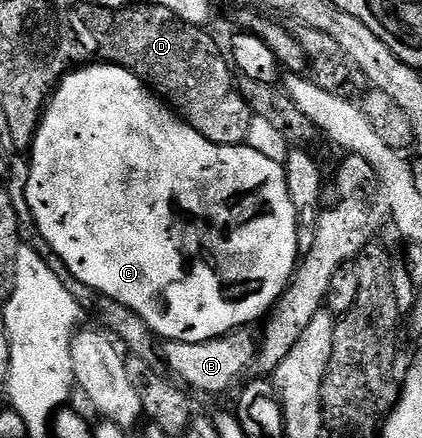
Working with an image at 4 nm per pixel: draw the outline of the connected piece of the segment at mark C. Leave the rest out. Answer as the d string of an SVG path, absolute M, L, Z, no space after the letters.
M91 62L85 66L75 67L59 80L57 88L51 92L45 109L41 113L38 128L34 132L34 140L28 149L28 161L30 173L28 174L26 205L30 211L32 224L38 227L38 232L42 235L41 239L61 258L64 266L68 266L70 273L76 278L80 278L80 282L84 282L84 286L92 286L92 290L96 290L101 296L106 296L114 301L115 304L128 306L133 312L140 314L140 318L144 318L144 322L149 326L150 331L154 333L155 337L161 338L163 341L175 340L176 342L184 342L185 344L188 342L208 342L209 340L216 339L218 336L226 336L229 332L242 330L247 326L254 326L250 324L256 323L255 325L257 325L273 309L274 305L277 304L278 299L281 298L283 292L286 290L287 284L290 283L293 277L296 265L299 263L298 211L296 210L296 206L292 206L292 198L288 194L285 167L276 162L272 162L272 158L264 158L264 154L256 154L256 150L246 147L245 144L213 144L212 142L208 142L208 138L201 136L191 124L187 124L177 112L171 110L159 97L155 96L143 84L139 76L132 74L127 68L122 68L119 64Z

